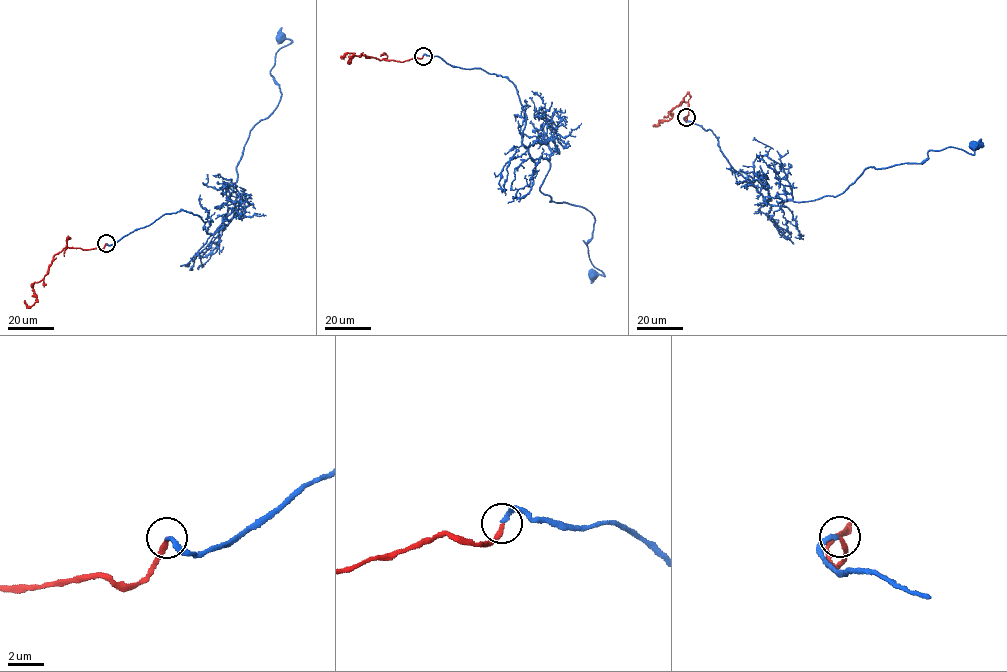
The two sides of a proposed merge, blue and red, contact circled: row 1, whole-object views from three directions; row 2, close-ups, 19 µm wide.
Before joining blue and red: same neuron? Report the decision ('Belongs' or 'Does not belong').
Belongs

